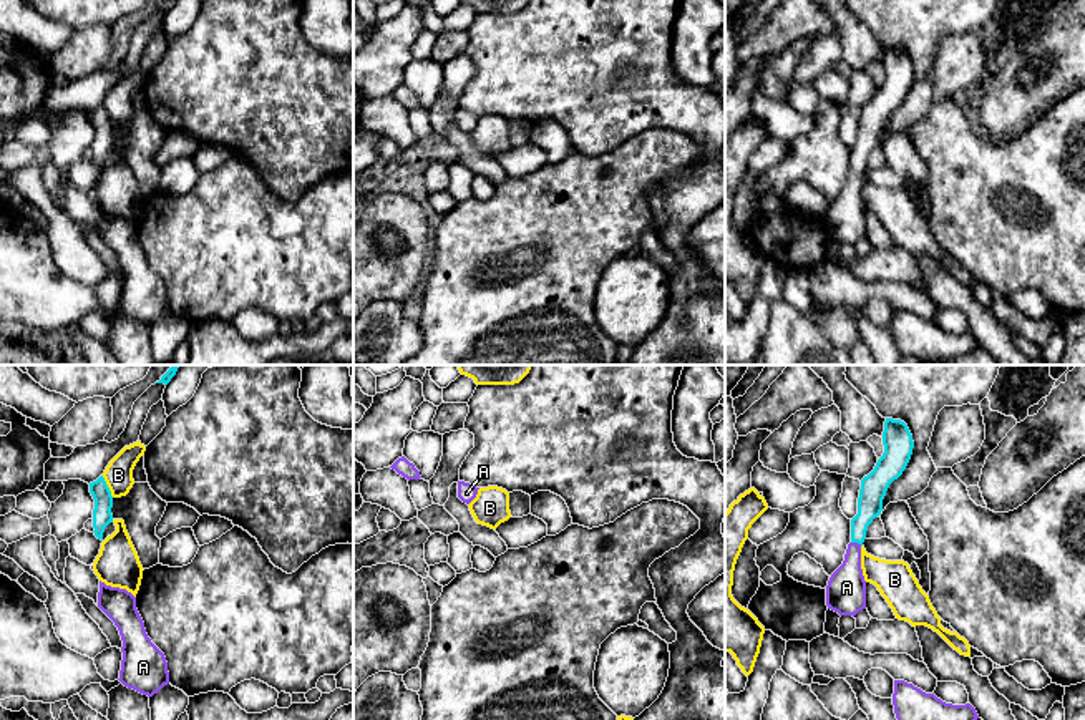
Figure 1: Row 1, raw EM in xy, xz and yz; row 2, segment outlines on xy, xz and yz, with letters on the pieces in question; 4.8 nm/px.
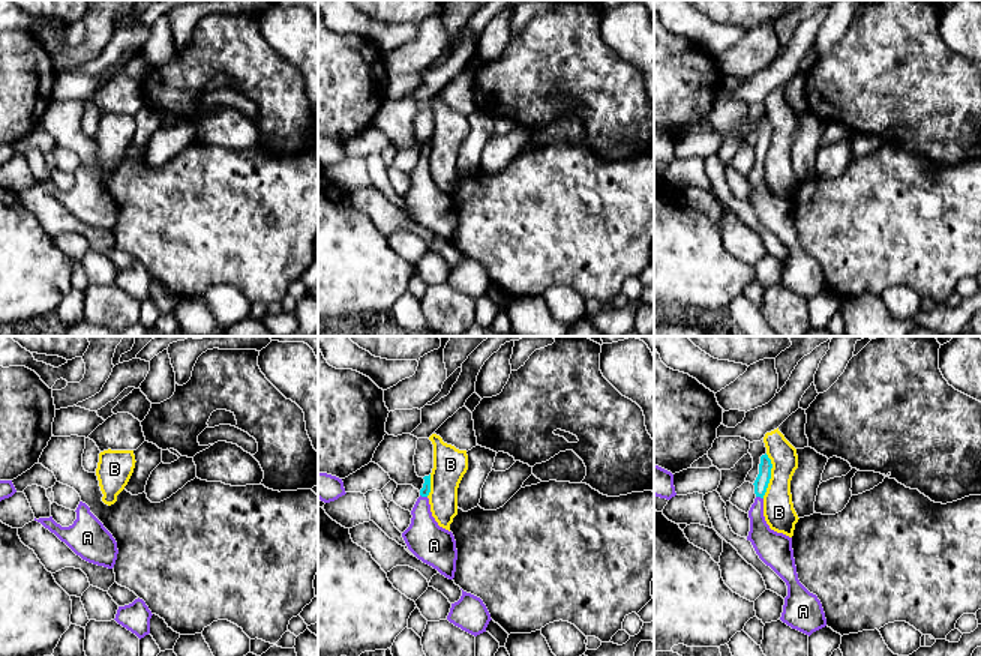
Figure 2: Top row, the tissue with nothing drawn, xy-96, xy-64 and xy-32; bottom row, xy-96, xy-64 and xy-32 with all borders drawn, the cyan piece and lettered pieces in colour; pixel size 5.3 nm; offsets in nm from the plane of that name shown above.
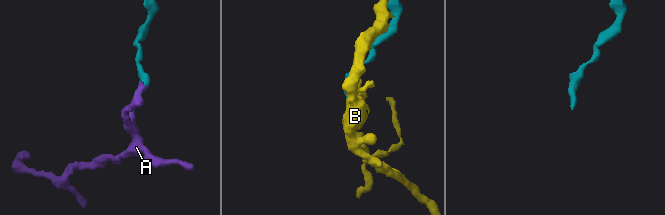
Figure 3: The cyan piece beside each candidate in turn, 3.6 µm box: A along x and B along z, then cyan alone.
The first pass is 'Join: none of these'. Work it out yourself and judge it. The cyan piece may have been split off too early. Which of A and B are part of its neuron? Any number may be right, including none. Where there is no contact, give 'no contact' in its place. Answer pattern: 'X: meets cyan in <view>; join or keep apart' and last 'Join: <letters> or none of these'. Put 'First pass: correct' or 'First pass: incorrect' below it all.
A: meets cyan in yz; join
B: meets cyan in xy; keep apart
Join: A
First pass: incorrect

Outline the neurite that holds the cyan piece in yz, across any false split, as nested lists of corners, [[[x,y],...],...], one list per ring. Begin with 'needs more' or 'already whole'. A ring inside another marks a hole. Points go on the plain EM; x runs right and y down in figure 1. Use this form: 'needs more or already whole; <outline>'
needs more; [[[886,46],[883,60],[884,81],[874,98],[861,108],[858,143],[851,148],[851,171],[843,192],[831,202],[826,214],[826,234],[839,244],[856,244],[866,237],[866,209],[861,197],[861,174],[868,154],[883,139],[889,113],[906,98],[914,70],[907,53]]]

